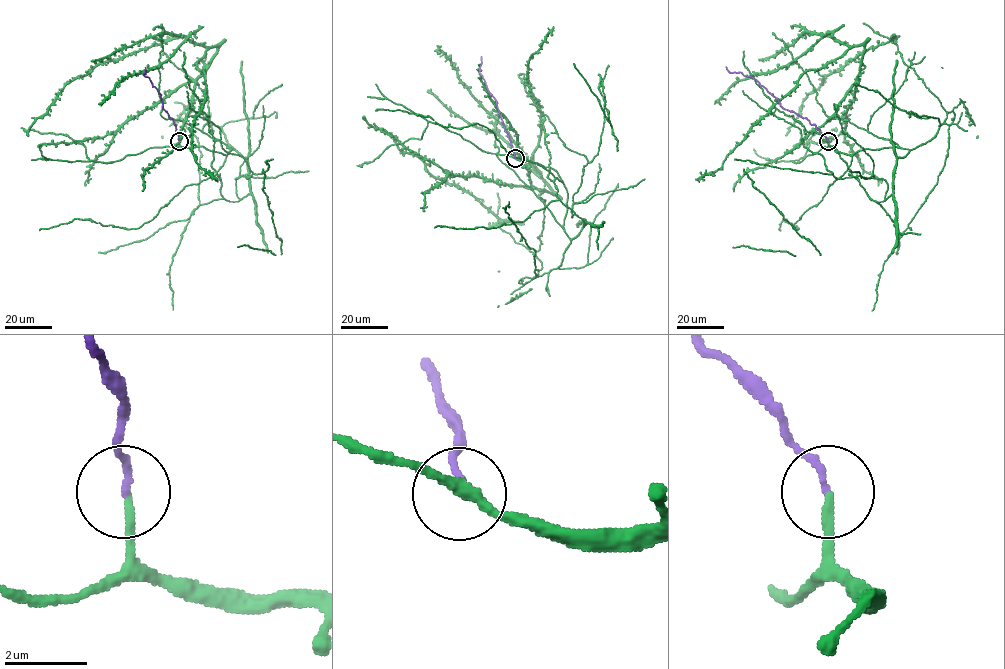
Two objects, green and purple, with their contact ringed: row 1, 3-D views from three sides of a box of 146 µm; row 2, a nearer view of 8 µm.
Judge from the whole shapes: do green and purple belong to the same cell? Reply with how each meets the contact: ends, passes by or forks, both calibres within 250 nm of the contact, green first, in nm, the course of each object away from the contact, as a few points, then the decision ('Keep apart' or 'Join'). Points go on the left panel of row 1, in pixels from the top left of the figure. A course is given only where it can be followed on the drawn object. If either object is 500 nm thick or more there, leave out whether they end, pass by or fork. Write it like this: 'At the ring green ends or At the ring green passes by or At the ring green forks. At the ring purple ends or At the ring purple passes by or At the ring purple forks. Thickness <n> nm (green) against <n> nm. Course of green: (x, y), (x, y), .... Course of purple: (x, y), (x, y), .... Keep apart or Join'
At the ring green ends. At the ring purple ends. Thickness 190 nm (green) against 160 nm. Course of green: (179, 141), (234, 149), (204, 117), (206, 95), (164, 41), (70, 80), (28, 135). Course of purple: (178, 141), (176, 126), (162, 106), (160, 94), (143, 74), (145, 67). Join

